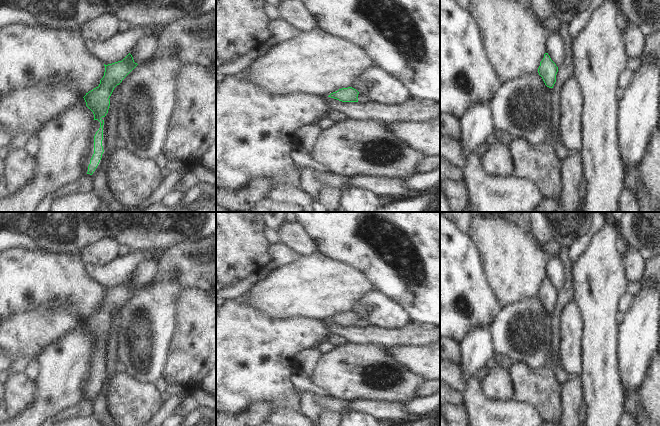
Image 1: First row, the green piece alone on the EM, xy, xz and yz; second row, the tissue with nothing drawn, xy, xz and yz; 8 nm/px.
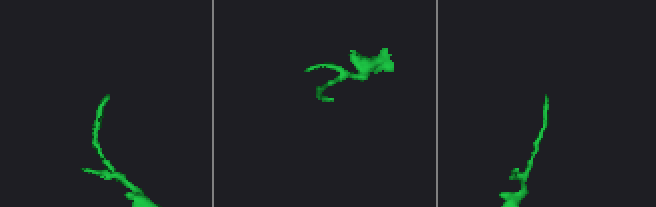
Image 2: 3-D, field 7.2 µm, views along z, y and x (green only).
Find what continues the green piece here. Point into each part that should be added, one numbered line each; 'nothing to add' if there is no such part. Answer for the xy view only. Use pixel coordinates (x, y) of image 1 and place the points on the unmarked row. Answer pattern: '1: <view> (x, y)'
1: xy (145, 271).

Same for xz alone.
1: xz (362, 323).

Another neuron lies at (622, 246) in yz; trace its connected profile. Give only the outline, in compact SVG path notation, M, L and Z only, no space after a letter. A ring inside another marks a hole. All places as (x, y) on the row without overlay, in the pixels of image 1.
M619 237L617 239L617 250L622 257L624 257L626 255L627 249L629 247L630 246L627 244L625 239L623 239L622 237Z

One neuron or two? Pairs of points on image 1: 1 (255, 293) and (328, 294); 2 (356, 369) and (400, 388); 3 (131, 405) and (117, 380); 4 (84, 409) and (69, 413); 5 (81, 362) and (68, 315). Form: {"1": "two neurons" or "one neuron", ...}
{"1": "one neuron", "2": "one neuron", "3": "one neuron", "4": "one neuron", "5": "two neurons"}

